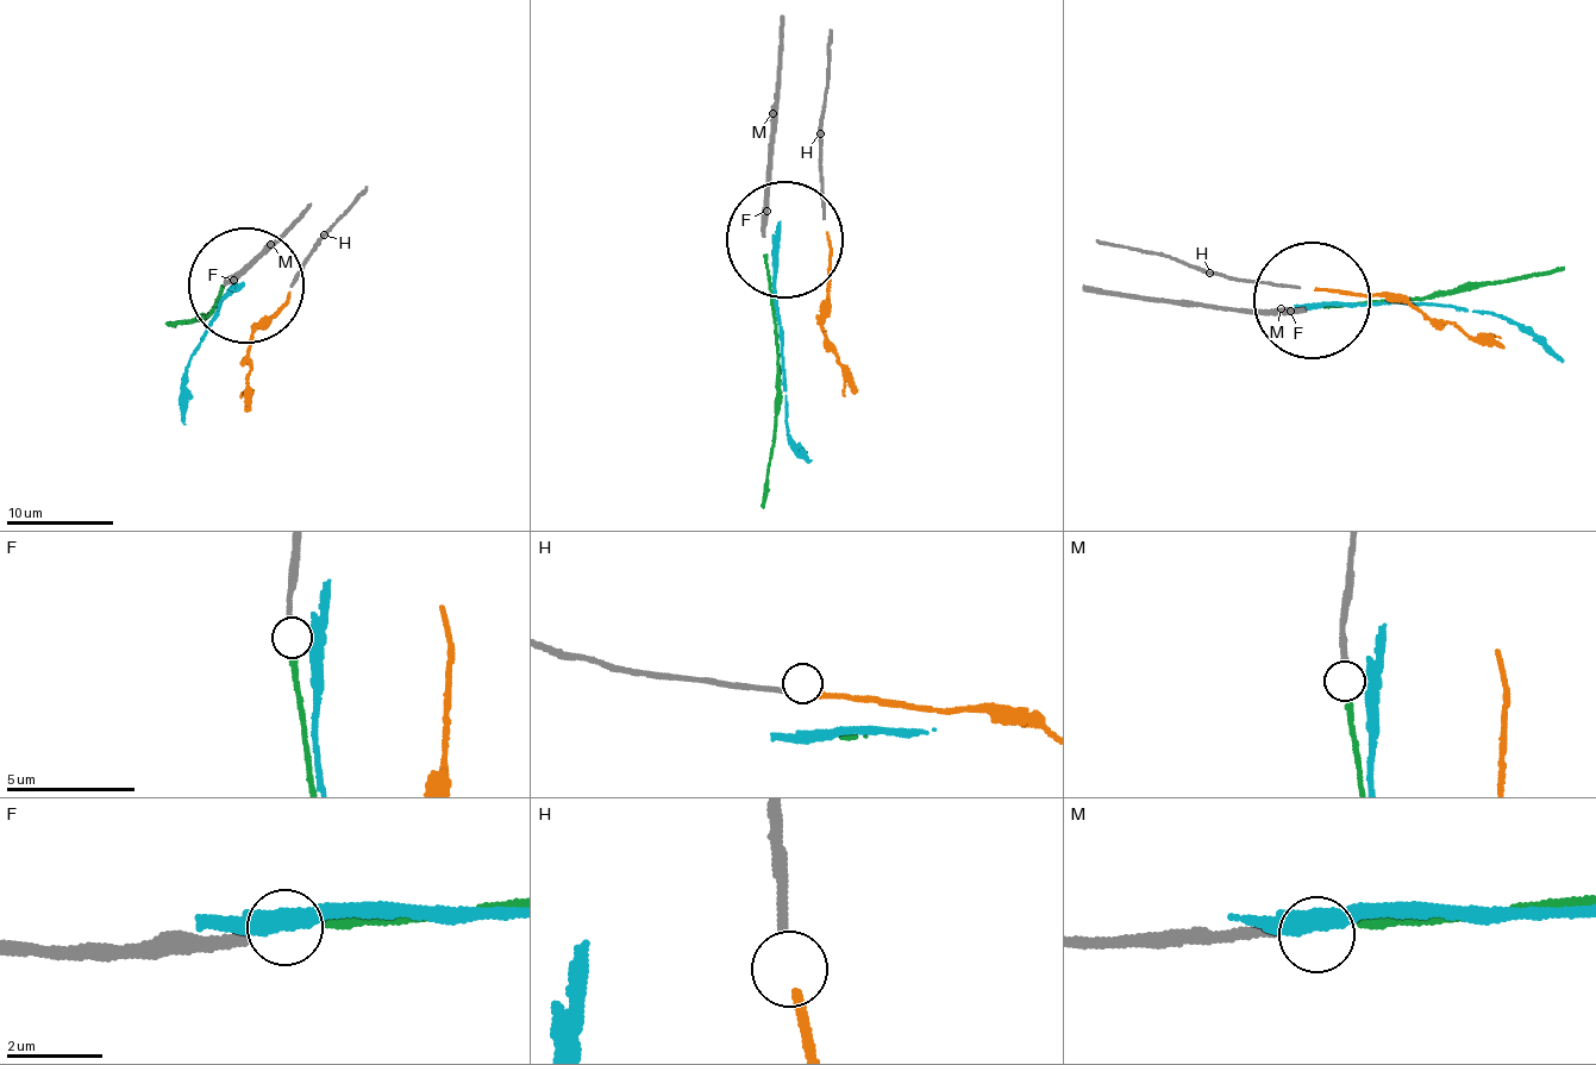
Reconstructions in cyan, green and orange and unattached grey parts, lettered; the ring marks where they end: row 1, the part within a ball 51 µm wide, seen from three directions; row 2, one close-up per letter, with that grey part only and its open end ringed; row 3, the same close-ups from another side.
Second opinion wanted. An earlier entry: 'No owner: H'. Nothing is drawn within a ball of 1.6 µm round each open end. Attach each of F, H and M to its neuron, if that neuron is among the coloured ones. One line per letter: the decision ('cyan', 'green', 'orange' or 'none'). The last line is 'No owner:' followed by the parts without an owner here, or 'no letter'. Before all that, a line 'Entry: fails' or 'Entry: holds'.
Entry: fails
F: none
H: orange
M: green
No owner: F

